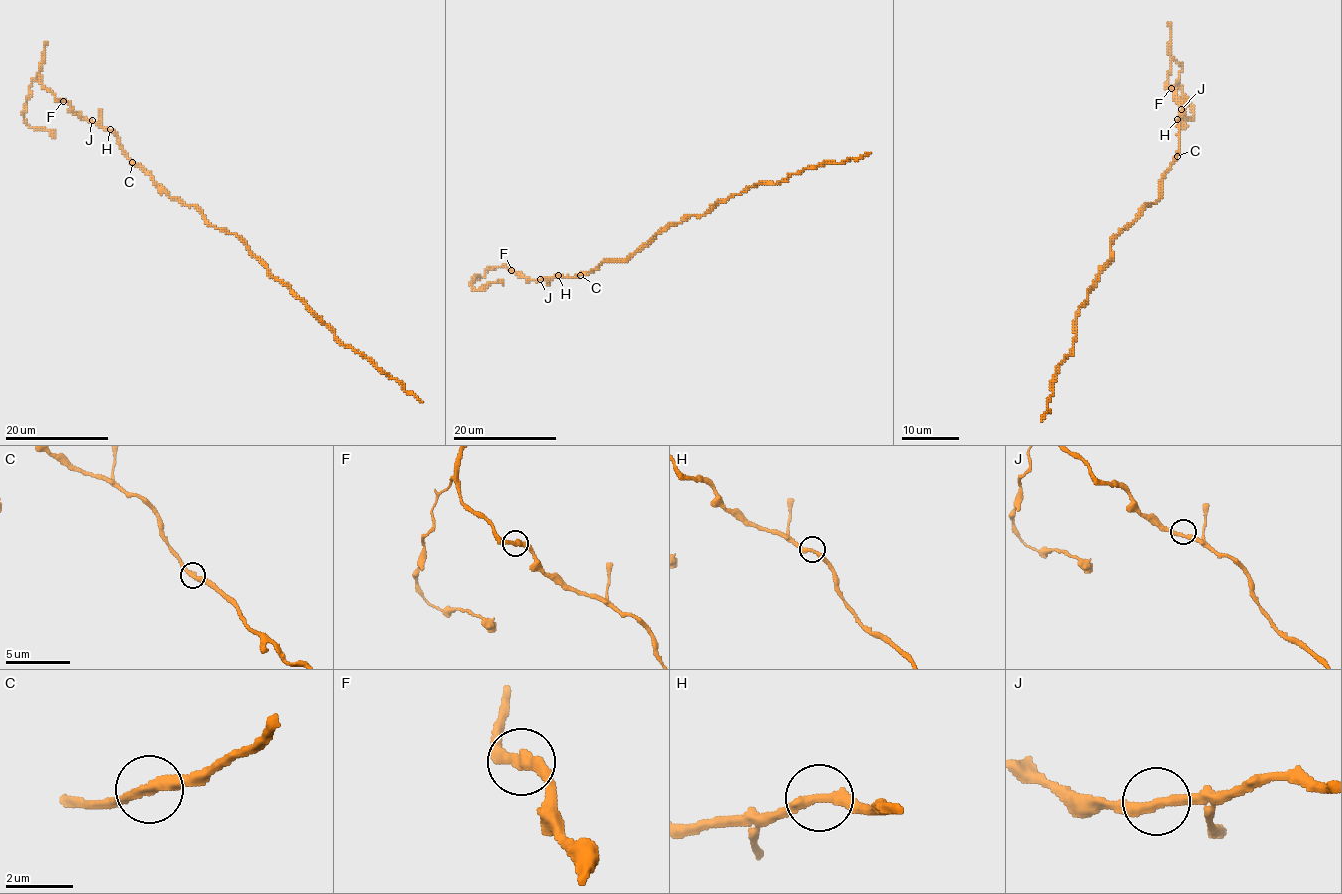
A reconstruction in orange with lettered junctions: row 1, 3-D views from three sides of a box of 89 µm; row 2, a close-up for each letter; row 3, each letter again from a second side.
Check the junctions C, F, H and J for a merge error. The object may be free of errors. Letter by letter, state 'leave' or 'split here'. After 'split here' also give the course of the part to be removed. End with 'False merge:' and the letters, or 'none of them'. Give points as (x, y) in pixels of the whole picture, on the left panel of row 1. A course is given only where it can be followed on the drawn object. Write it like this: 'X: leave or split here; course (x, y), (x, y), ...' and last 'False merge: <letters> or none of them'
C: leave
F: leave
H: leave
J: leave
False merge: none of them

